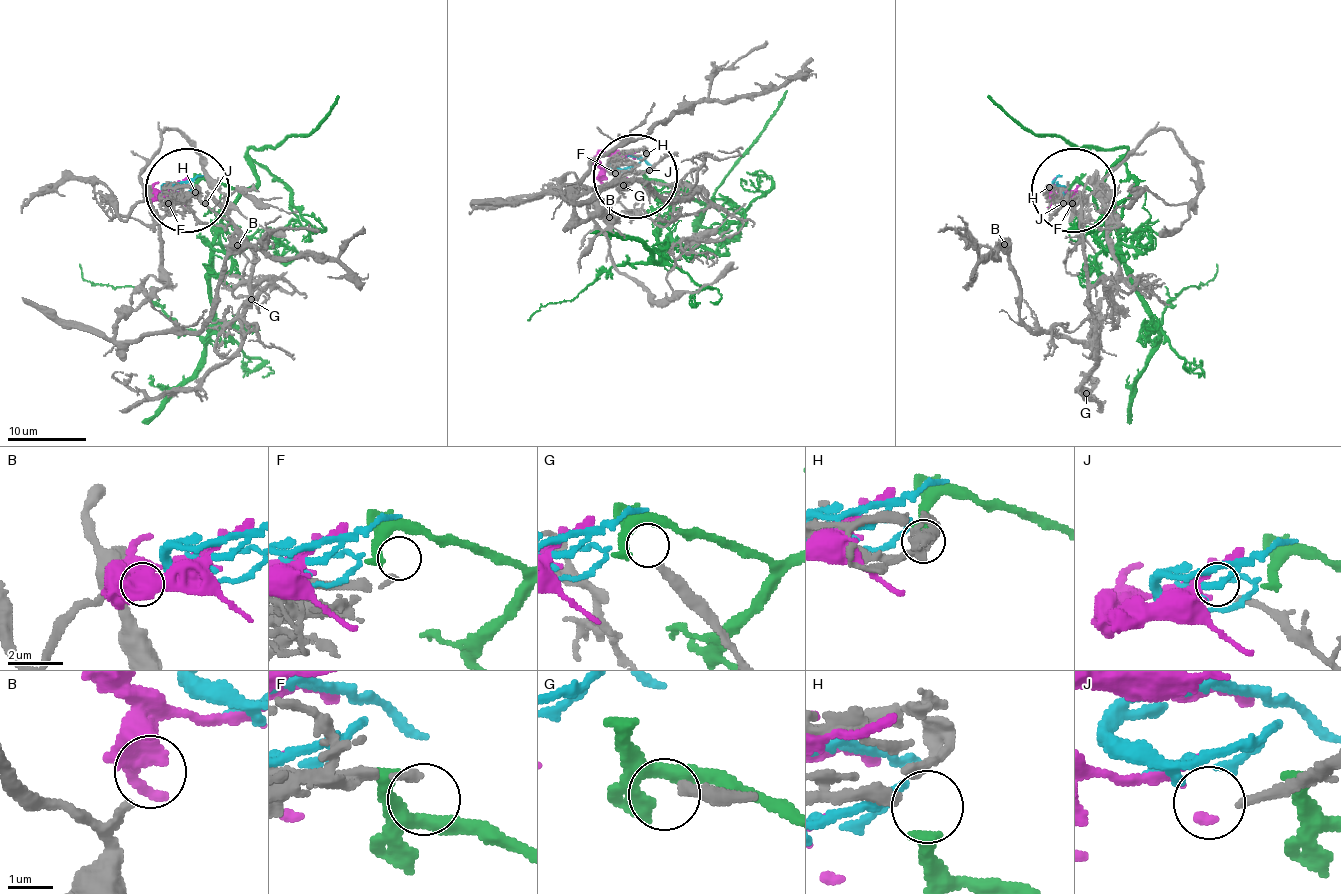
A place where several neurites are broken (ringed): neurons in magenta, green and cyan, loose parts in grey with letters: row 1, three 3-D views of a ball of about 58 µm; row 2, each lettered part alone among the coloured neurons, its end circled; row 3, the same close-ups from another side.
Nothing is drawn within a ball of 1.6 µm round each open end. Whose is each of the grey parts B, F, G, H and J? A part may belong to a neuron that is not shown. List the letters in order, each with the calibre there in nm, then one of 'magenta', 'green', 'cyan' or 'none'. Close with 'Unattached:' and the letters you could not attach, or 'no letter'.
B: calibre 170 nm; magenta
F: calibre 170 nm; none
G: calibre 320 nm; none
H: calibre 180 nm; green
J: calibre 200 nm; none
Unattached: F, G, J

